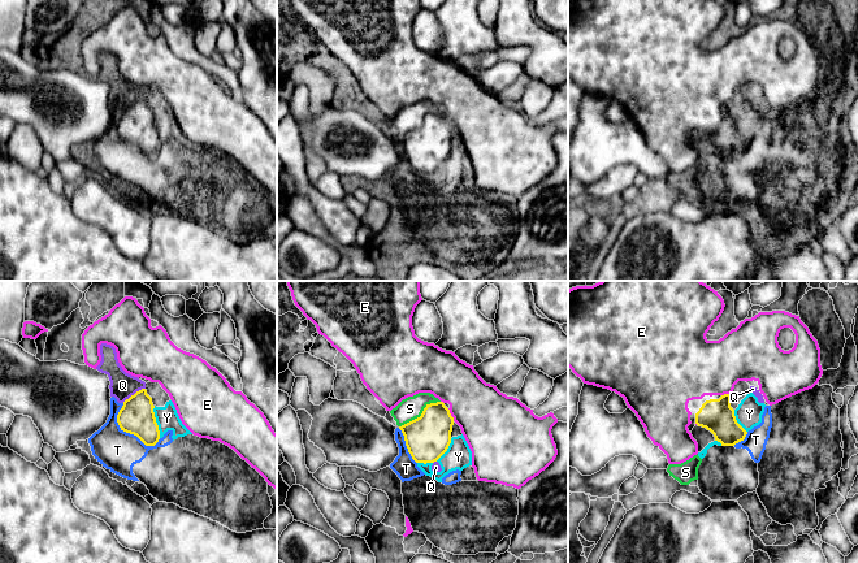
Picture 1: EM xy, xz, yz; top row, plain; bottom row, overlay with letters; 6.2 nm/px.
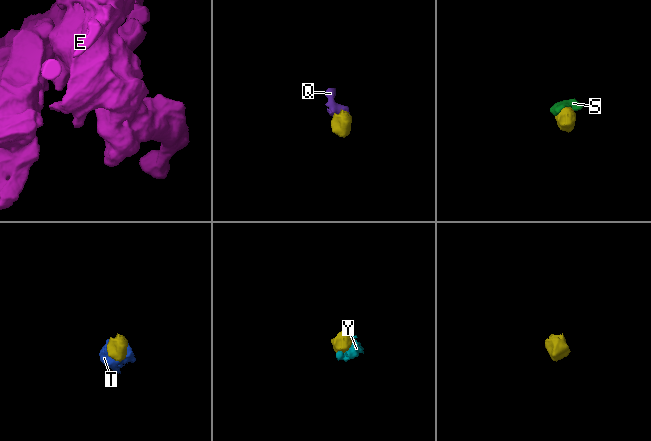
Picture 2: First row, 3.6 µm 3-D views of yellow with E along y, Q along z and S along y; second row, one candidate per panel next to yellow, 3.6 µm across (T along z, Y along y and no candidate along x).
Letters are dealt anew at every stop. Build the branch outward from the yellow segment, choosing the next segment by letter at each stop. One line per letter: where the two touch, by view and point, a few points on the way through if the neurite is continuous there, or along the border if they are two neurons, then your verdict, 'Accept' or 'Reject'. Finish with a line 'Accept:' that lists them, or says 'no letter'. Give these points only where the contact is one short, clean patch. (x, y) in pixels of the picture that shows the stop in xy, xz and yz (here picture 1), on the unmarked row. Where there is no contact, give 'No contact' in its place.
E: Touches yellow at xz (450, 124). Accept
Q: Touches yellow at xy (134, 103). Boundary: xy (144, 96), (122, 111). Reject
S: Touches yellow at xz (421, 124). Boundary: xz (440, 109), (430, 111), (419, 125), (399, 135). Reject
T: Touches yellow at xy (129, 141). Boundary: xy (122, 112), (117, 133), (124, 139), (146, 154), (160, 147). Reject
Y: Touches yellow at xy (155, 130). Boundary: xy (154, 115), (154, 125), (160, 146). Reject
Accept: E

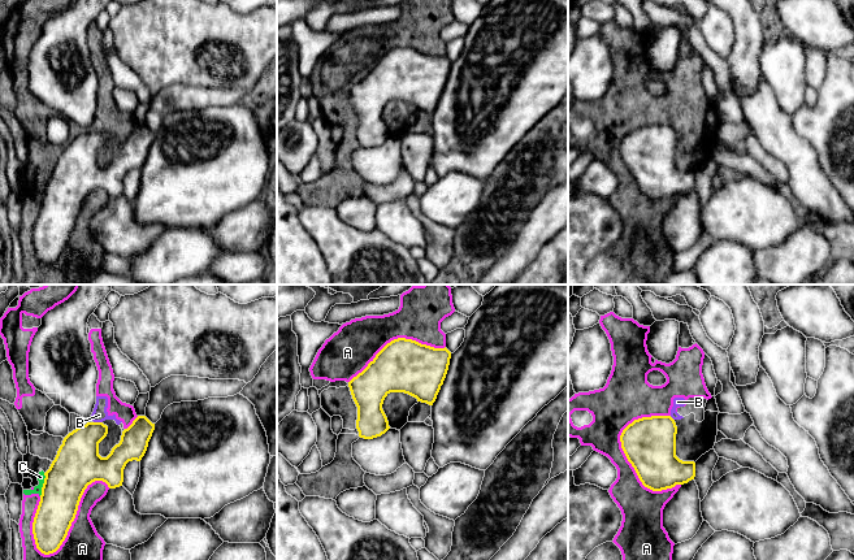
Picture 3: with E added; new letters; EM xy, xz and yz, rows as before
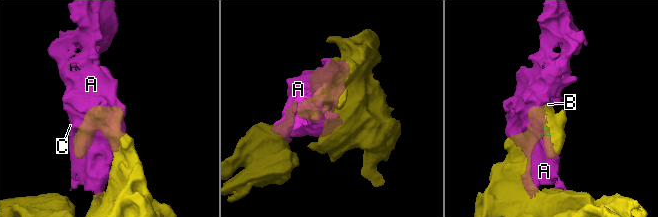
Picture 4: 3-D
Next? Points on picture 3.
A: Touches yellow at xy (74, 226). Reject
B: Touches yellow at xy (98, 131). Boundary: xy (94, 130), (102, 131). Reject
C: Touches yellow at xy (43, 194). Boundary: xy (44, 182), (39, 204). Reject
Accept: no letter

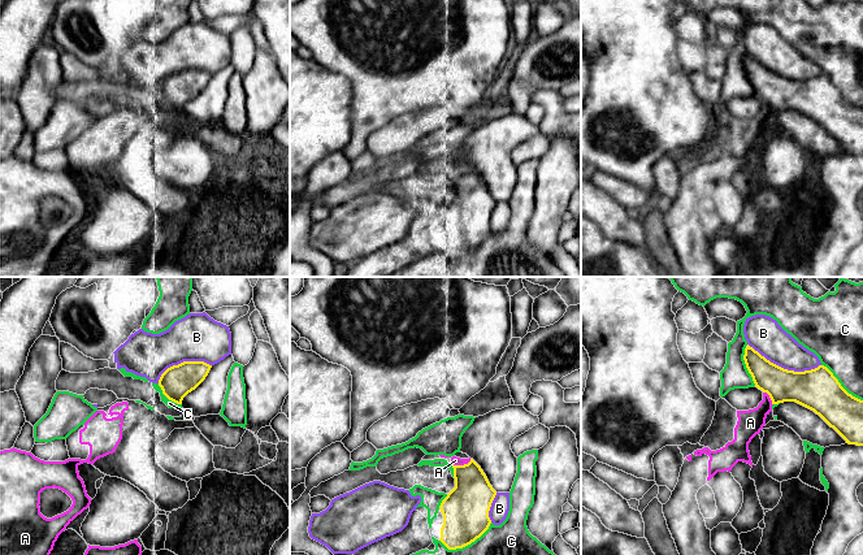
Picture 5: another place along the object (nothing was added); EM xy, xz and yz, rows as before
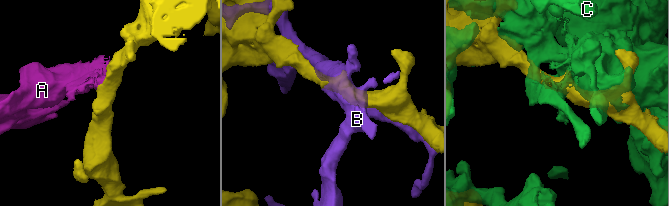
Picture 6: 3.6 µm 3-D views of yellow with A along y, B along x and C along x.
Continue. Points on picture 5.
A: Touches yellow at xz (462, 174). Reject
B: Touches yellow at yz (783, 77). Reject
C: Touches yellow at xz (465, 254). Reject
Accept: no letter

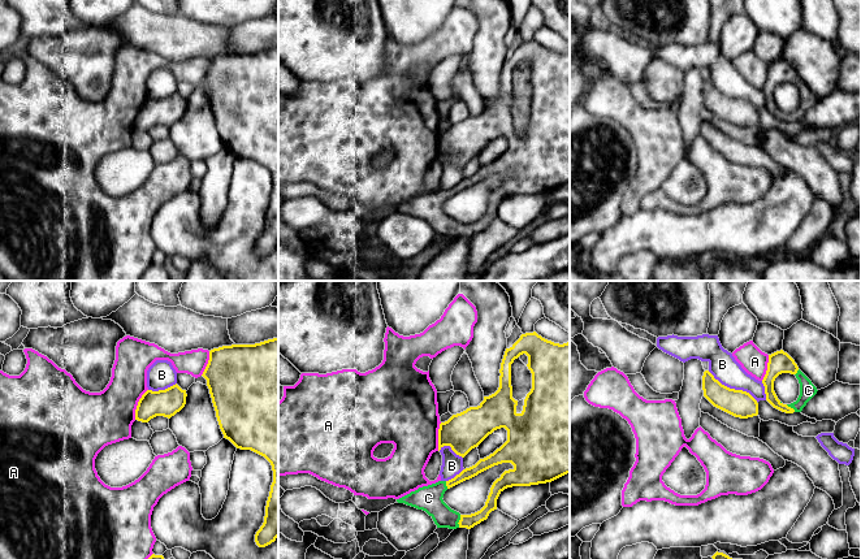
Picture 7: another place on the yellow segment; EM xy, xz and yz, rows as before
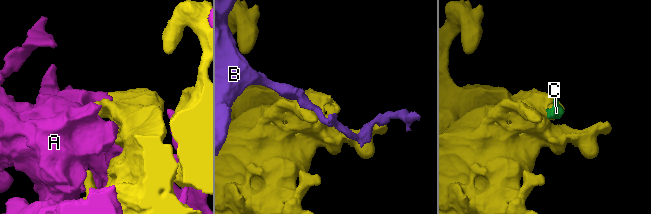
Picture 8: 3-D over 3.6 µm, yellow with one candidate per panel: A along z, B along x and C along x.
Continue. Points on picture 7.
A: Touches yellow at xy (138, 113). Reject
B: Touches yellow at yz (732, 98). Reject
C: Touches yellow at xz (459, 230). Accept
Accept: C

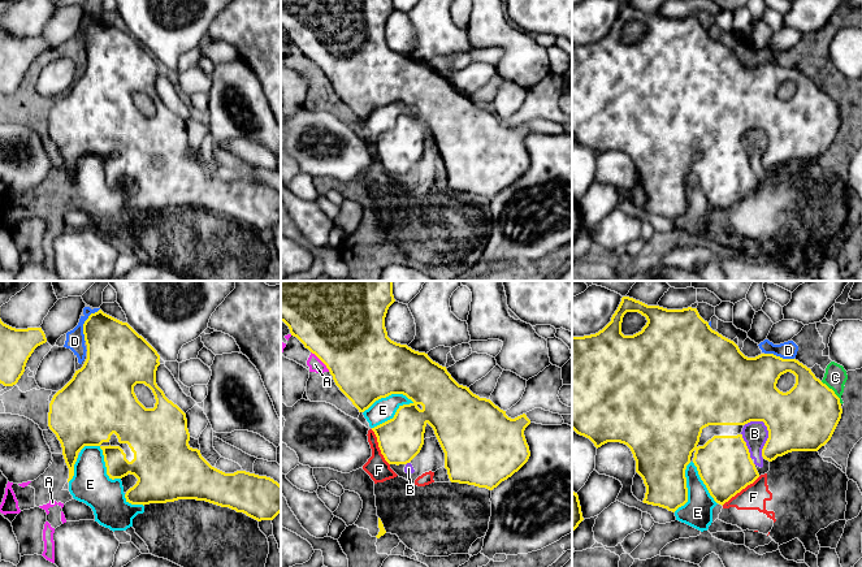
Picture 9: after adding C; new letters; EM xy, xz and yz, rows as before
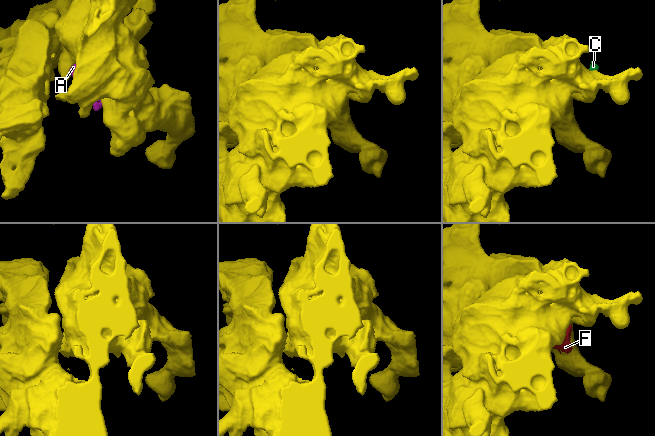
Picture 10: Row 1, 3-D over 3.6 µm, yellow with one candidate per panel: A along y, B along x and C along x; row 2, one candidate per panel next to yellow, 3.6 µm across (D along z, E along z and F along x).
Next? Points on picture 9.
A: Touches yellow at xz (321, 69). Reject
B: Touches yellow at yz (769, 142). Reject
C: Touches yellow at yz (834, 100). Boundary: yz (821, 90), (834, 100), (841, 112). Reject
D: Touches yellow at xy (83, 33). Reject
E: Touches yellow at xz (394, 124). Reject
F: Touches yellow at yz (740, 199). Boundary: yz (759, 185), (722, 213). Reject
Accept: no letter

